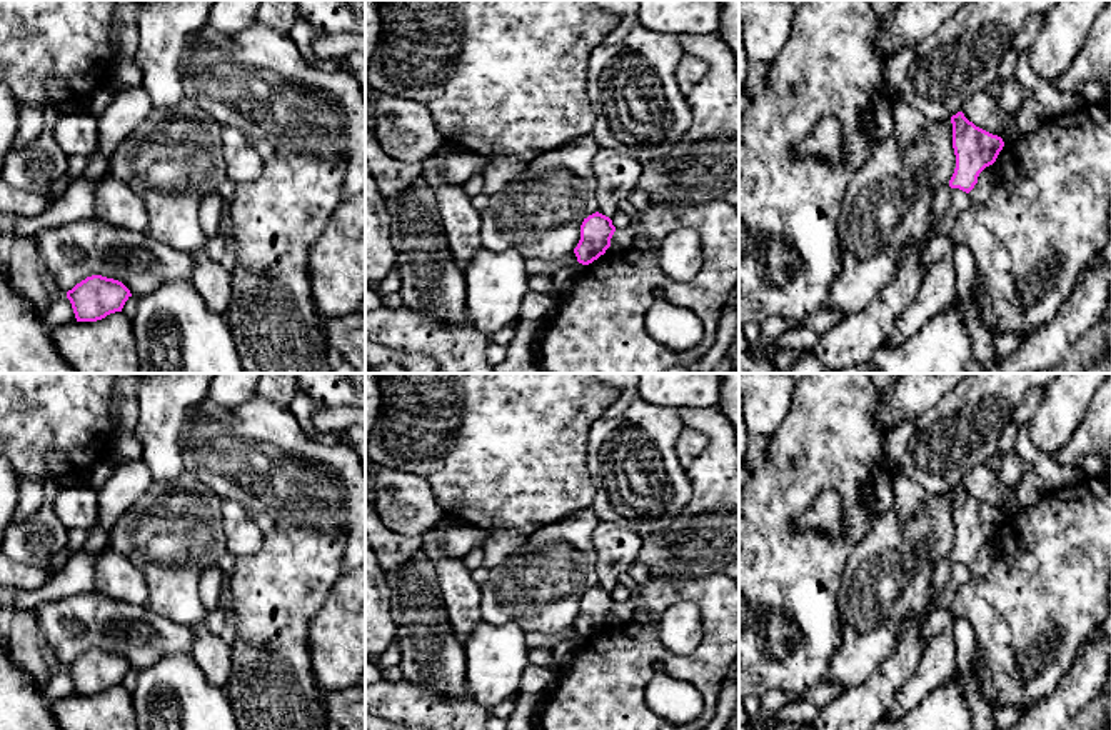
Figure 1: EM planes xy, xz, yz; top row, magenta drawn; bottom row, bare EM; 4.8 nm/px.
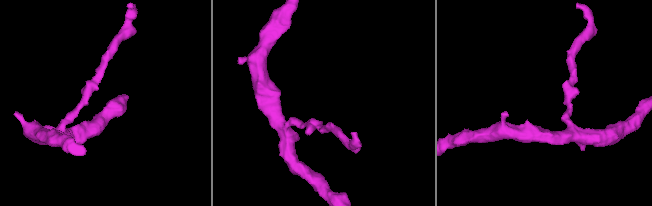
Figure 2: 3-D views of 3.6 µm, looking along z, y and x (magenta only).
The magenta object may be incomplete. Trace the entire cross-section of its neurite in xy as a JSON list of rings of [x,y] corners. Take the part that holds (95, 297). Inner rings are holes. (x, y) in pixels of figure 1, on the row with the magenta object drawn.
[[[92,275],[67,292],[77,322],[97,322],[110,313],[122,312],[132,297],[118,280]]]

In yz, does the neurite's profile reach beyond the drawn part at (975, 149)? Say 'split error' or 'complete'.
complete

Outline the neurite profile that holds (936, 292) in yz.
[[[944,255],[928,268],[919,293],[912,305],[897,317],[884,345],[899,345],[909,338],[936,313],[946,310],[954,297],[954,257]]]

